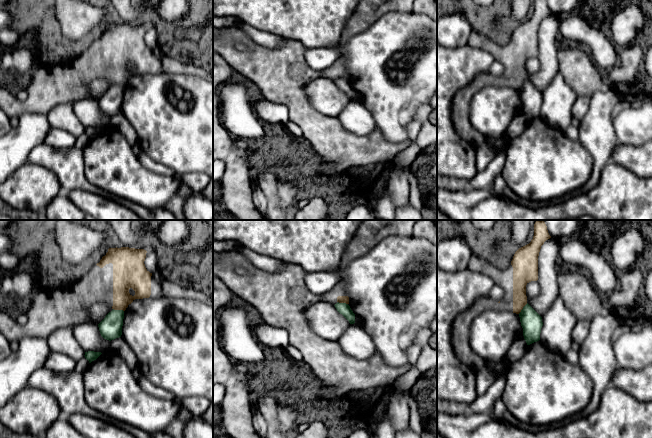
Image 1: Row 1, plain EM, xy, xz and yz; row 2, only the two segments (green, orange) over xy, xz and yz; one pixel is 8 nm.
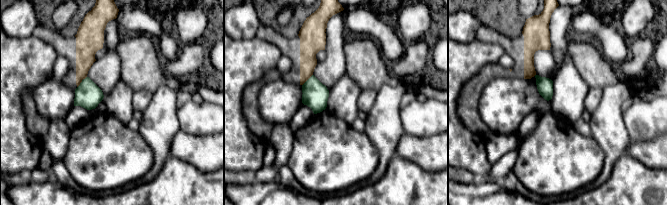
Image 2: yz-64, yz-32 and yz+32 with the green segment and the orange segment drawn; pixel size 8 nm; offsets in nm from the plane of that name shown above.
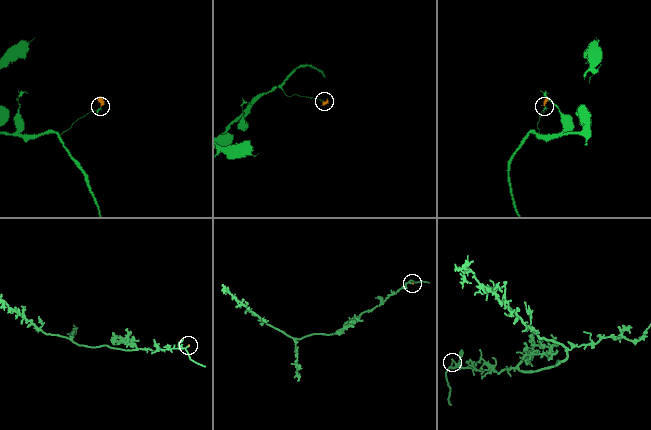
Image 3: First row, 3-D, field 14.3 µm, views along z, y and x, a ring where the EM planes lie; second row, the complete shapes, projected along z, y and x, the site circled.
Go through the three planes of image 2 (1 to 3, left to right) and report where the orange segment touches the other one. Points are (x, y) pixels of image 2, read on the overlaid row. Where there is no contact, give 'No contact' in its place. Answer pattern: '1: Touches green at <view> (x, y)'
1: Touches green at yz-64 (81, 82)
2: Touches green at yz-32 (307, 80)
3: No contact

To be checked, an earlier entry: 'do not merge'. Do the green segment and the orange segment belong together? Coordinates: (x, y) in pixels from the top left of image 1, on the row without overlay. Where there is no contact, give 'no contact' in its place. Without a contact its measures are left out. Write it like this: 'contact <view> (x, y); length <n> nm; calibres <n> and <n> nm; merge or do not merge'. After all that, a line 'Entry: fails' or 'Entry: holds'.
contact xy (118, 86); length 90 nm; calibres 180 and 170 nm; do not merge
Entry: holds

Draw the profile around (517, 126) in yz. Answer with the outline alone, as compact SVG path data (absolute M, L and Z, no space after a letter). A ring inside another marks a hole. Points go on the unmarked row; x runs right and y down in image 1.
M519 114L515 116L506 130L505 133L506 141L510 141L520 136L524 132L527 122L528 121L524 114Z

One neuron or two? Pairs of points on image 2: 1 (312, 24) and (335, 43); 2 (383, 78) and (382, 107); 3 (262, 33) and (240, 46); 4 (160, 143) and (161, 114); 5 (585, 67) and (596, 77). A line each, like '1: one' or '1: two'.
1: two
2: two
3: two
4: one
5: one

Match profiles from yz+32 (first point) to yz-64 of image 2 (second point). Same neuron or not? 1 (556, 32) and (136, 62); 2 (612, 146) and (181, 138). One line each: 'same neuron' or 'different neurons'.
1: different neurons
2: different neurons

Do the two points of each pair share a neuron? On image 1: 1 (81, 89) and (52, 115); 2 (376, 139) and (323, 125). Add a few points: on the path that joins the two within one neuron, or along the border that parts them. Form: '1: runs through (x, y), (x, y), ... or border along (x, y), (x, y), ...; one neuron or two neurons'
1: border along (73, 101), (57, 104), (46, 115); two neurons
2: runs through (363, 142), (340, 142), (336, 138); one neuron

